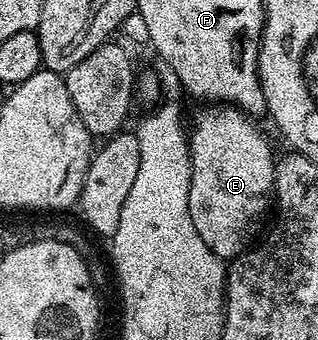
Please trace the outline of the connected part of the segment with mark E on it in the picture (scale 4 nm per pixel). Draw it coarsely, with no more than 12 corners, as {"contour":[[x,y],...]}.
{"contour":[[211,105],[189,127],[189,217],[230,261],[272,206],[256,120]]}

